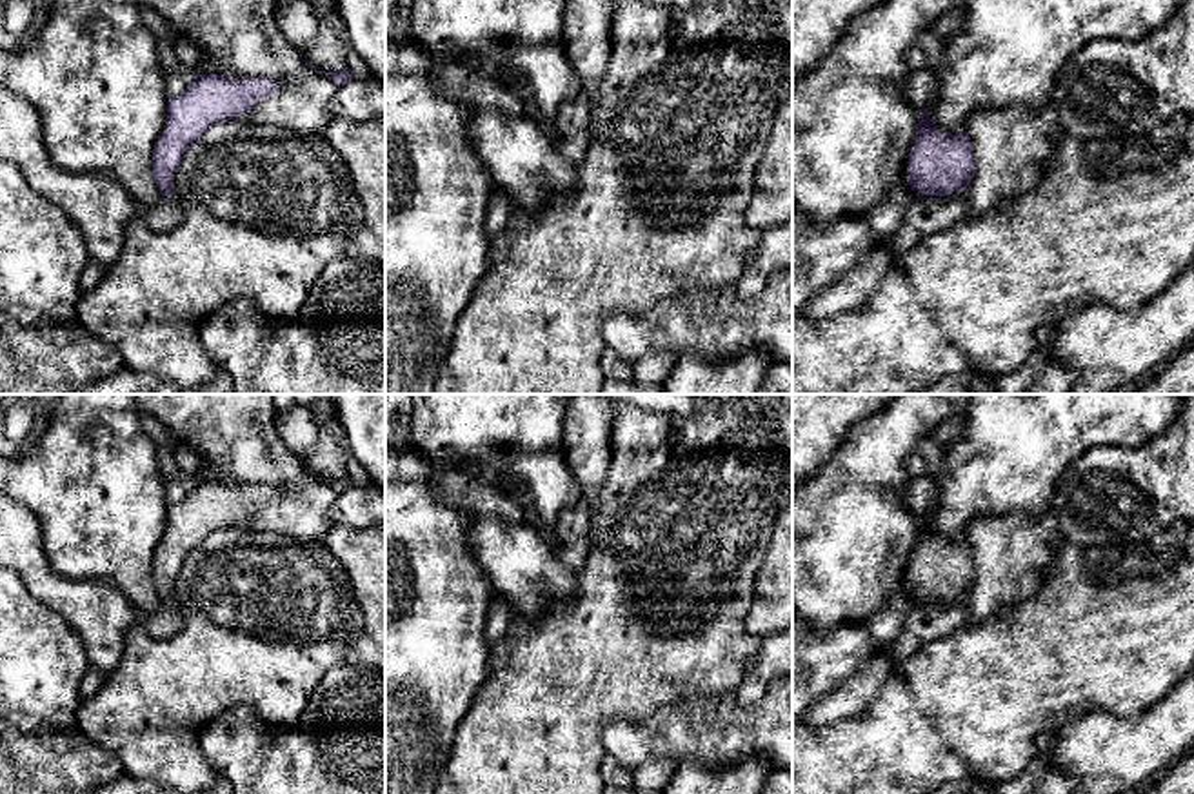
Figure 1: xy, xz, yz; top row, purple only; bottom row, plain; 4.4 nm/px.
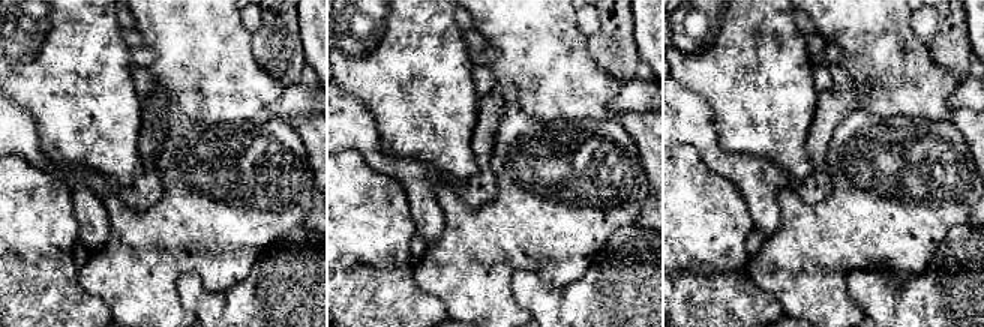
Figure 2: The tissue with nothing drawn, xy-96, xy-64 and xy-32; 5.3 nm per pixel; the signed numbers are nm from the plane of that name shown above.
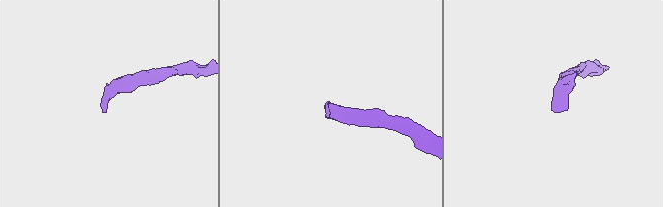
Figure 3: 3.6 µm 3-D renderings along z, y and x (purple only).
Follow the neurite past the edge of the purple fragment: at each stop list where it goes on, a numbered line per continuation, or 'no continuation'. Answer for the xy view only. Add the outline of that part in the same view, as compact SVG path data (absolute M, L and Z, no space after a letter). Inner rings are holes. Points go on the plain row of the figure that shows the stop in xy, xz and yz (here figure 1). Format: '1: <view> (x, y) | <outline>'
1: xy (164, 624) | M167 601L156 612L144 616L140 623L154 640L169 640L182 630L184 614L176 601Z

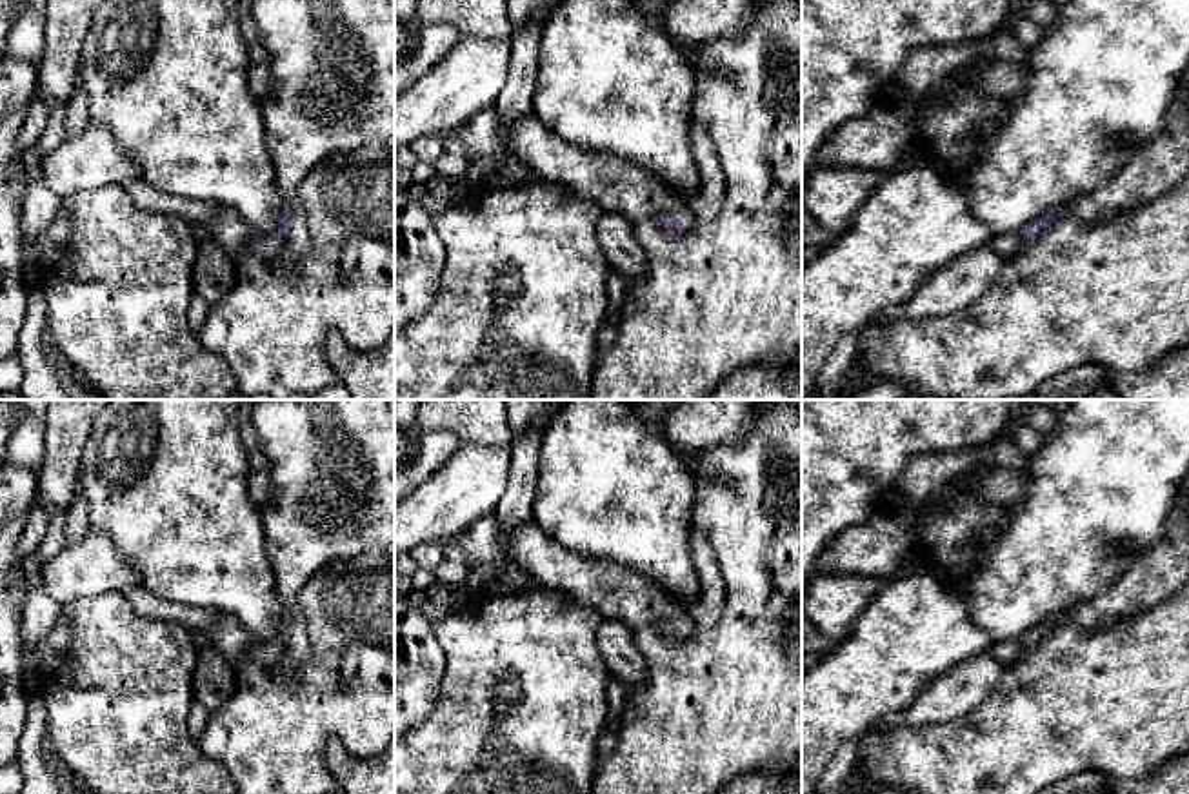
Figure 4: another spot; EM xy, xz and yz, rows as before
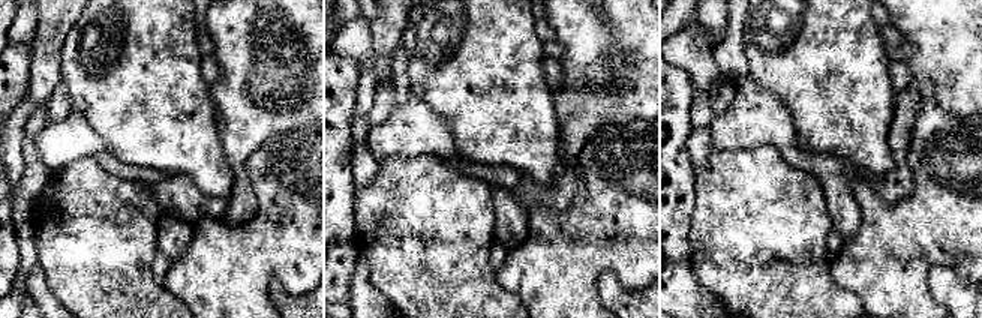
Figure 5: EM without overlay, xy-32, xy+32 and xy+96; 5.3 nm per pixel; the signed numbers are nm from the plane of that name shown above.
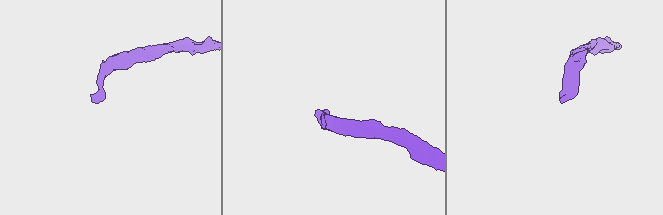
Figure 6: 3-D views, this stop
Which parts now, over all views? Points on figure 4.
1: xz (620, 595) | M533 520L516 525L507 543L509 554L531 574L535 585L569 594L605 621L620 621L633 630L660 621L684 623L682 612L651 580L622 565L567 551Z

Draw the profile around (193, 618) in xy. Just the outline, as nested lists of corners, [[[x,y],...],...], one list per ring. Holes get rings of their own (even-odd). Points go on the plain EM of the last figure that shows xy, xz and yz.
[[[129,587],[122,591],[122,594],[140,616],[175,621],[189,630],[213,627],[222,616],[215,609],[189,607],[160,600],[142,587]]]

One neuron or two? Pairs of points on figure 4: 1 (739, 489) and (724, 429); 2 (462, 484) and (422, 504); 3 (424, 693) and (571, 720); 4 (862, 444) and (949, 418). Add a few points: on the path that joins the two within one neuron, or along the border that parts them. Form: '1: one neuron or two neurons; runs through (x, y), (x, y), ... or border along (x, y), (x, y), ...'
1: two neurons; border along (757, 420), (742, 442), (719, 442), (695, 451)
2: one neuron; runs through (453, 493), (442, 504), (431, 504)
3: two neurons; border along (444, 653), (439, 702), (413, 729)
4: one neuron; runs through (884, 422), (888, 418), (928, 418)

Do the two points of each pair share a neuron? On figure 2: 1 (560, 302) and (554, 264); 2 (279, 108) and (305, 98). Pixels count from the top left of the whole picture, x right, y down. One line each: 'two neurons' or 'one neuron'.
1: two neurons
2: one neuron

